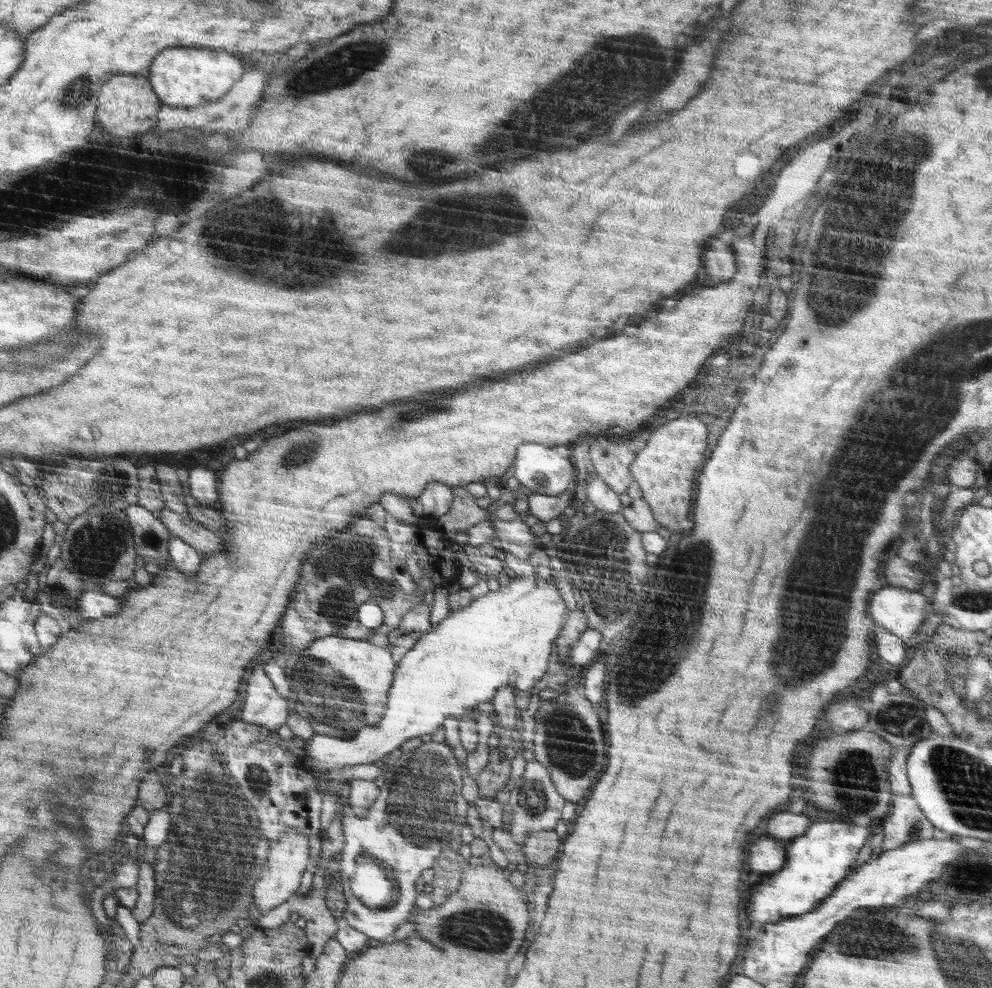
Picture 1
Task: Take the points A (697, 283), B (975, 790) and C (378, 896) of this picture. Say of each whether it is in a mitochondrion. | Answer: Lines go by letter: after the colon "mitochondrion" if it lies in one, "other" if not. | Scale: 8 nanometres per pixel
A: other
B: mitochondrion
C: mitochondrion

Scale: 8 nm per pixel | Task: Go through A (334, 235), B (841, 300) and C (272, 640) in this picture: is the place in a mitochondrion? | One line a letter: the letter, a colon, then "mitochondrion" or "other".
A: mitochondrion
B: mitochondrion
C: other

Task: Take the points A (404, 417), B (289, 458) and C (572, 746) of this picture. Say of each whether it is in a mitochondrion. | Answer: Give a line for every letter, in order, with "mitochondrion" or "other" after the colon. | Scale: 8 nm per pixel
A: mitochondrion
B: mitochondrion
C: mitochondrion

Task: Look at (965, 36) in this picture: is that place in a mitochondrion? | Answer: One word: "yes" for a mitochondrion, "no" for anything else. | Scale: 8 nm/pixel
no

